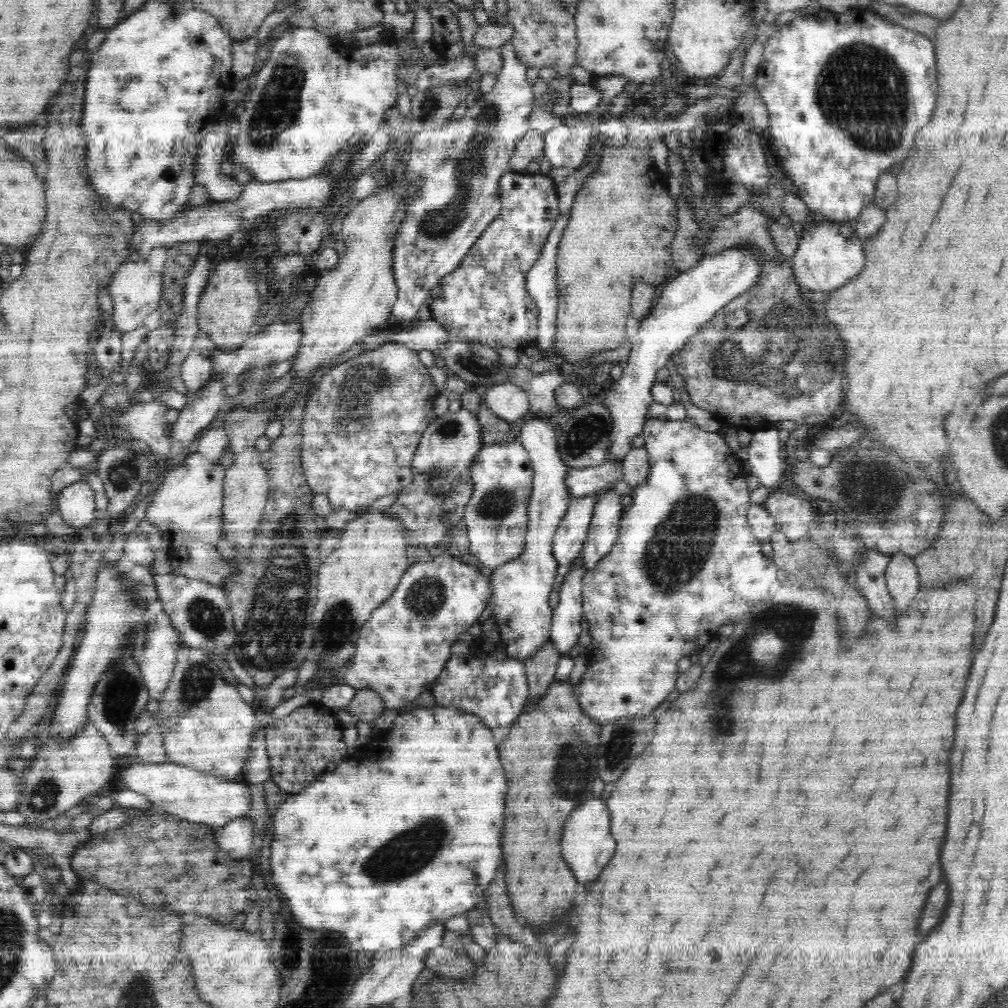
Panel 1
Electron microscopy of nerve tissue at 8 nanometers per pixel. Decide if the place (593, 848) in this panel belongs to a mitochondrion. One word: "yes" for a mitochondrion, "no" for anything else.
no

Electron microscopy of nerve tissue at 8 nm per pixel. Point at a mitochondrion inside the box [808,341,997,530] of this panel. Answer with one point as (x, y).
(864, 485)

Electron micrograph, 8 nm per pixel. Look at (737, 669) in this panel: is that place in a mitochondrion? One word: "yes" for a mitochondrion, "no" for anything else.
yes

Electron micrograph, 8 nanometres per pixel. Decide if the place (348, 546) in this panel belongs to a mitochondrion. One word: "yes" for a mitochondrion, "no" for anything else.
no

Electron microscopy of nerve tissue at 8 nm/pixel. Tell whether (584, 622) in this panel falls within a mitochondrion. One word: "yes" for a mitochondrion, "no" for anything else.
no

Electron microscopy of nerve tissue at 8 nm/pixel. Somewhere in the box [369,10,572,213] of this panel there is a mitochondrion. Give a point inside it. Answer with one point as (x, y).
(430, 104)

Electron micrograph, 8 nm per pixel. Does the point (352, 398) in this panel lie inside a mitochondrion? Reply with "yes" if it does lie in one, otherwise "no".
yes

